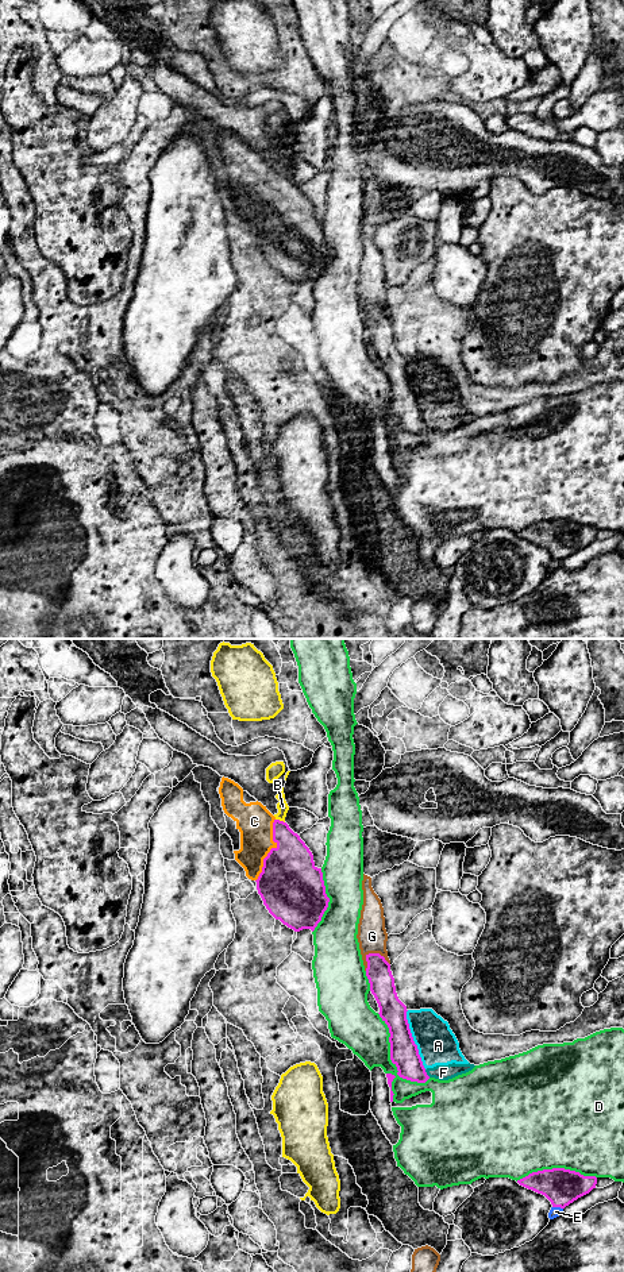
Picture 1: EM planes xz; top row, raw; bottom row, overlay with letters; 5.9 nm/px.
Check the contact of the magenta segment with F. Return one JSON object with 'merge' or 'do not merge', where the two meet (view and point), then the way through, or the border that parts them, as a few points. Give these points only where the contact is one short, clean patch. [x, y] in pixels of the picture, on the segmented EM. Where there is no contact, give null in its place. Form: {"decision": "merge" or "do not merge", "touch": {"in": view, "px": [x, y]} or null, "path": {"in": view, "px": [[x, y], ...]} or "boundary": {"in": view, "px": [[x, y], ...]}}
{"decision": "do not merge", "touch": {"in": "xz", "px": [426, 1074]}}

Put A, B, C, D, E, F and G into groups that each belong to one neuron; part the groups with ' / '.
A F / B / C / D / E / G

